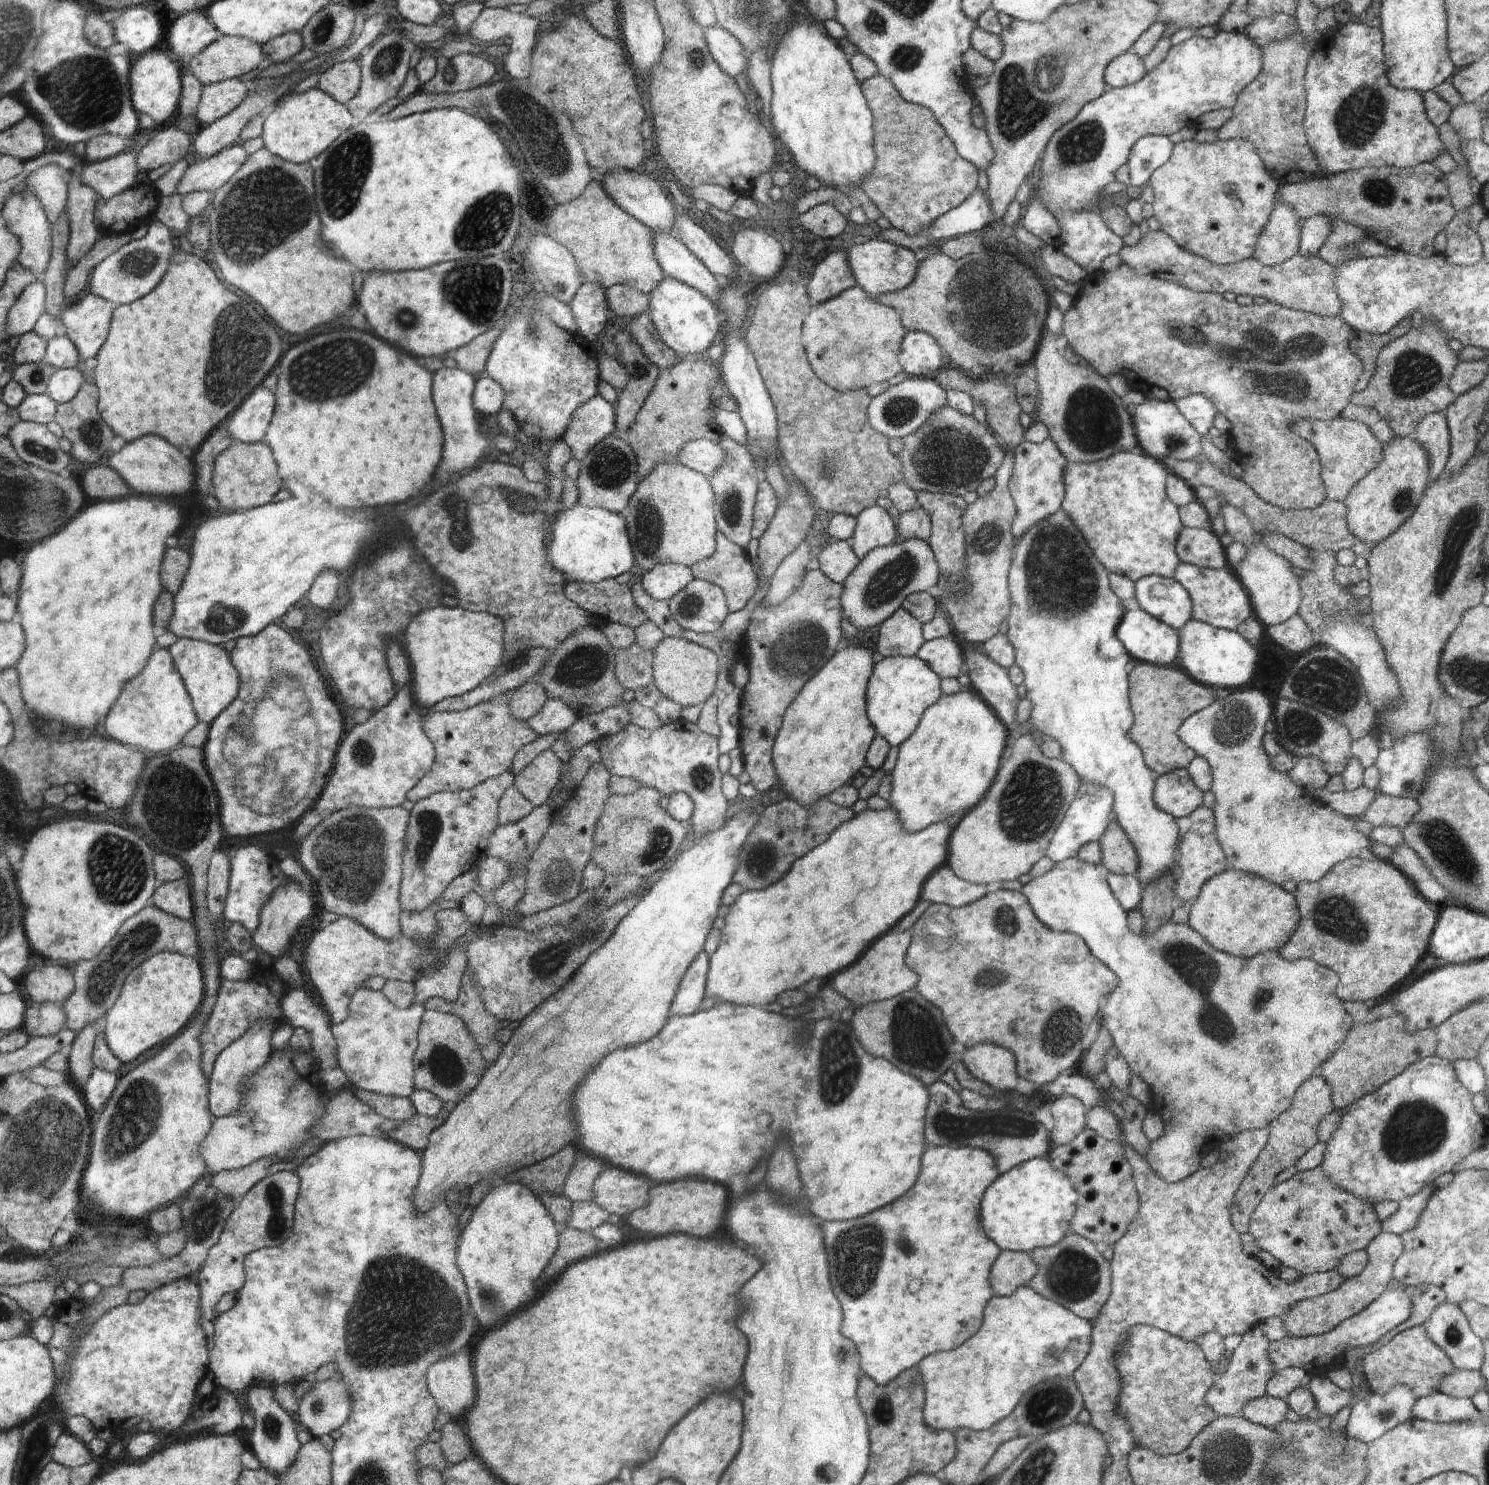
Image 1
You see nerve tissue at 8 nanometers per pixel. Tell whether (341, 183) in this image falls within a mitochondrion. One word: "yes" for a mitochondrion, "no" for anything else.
yes

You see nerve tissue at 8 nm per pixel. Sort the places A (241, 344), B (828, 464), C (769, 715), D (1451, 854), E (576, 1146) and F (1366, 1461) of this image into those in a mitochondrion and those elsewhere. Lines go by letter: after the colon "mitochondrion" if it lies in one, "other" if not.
A: mitochondrion
B: mitochondrion
C: other
D: mitochondrion
E: other
F: other

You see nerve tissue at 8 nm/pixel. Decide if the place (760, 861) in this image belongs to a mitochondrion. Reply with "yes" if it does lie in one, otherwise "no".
yes

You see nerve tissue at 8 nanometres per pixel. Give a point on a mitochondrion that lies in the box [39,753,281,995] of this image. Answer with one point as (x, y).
(189, 809)

